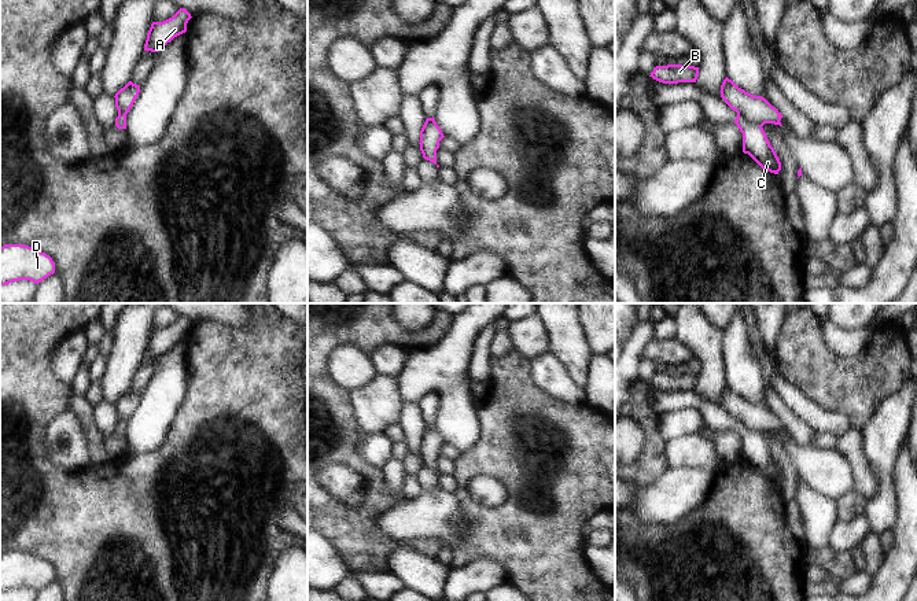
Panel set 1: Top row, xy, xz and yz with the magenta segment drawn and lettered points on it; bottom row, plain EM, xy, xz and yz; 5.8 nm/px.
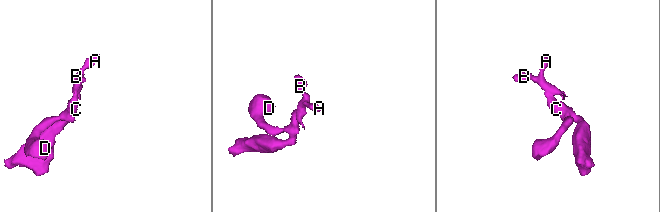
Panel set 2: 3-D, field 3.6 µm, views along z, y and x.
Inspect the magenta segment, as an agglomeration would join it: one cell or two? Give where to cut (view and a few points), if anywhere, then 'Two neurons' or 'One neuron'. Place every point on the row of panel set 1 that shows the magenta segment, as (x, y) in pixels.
Split along yz (737, 113), (761, 126). Two neurons

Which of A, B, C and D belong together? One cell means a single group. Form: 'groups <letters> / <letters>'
groups A B / C D

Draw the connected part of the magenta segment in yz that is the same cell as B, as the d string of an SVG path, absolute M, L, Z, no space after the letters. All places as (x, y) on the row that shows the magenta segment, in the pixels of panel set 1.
M682 64L656 66L649 77L663 84L696 82L699 67Z

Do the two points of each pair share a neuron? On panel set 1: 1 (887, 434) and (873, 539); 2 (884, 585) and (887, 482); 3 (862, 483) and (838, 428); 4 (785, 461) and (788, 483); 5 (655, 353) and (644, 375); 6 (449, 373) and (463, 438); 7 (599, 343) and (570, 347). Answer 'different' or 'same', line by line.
1: different
2: different
3: different
4: same
5: different
6: same
7: different

